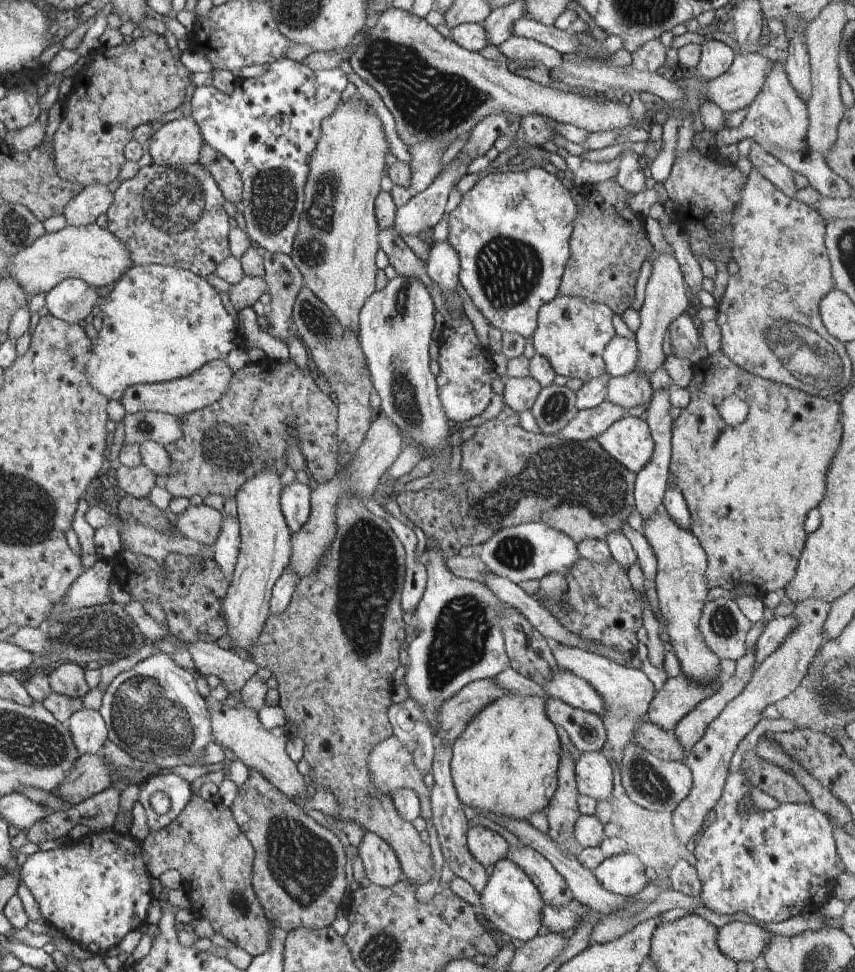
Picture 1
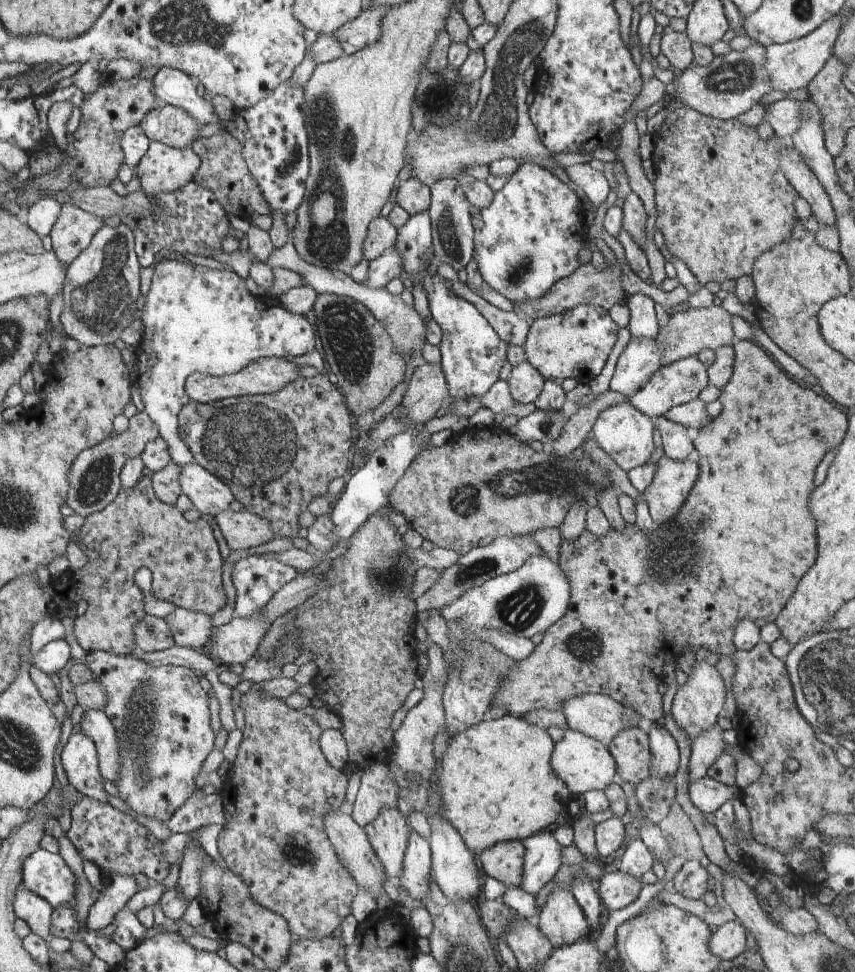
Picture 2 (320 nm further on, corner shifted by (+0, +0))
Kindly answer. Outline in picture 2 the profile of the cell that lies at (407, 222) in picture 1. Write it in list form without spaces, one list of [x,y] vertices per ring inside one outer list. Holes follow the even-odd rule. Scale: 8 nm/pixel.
[[[397,248],[386,249],[377,259],[369,261],[367,276],[360,284],[369,288],[384,288],[387,282],[400,278],[403,270],[403,258]]]

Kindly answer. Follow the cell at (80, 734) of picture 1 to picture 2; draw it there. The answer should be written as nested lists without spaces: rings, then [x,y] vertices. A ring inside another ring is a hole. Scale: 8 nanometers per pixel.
[[[82,731],[71,734],[61,750],[59,762],[70,786],[97,802],[107,802],[101,772],[98,771],[97,748],[89,735]]]

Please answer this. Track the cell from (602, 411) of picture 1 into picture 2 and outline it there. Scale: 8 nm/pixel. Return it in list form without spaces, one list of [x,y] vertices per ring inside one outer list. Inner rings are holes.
[[[694,356],[686,357],[669,365],[660,367],[649,381],[639,388],[629,399],[633,408],[637,408],[643,416],[648,418],[661,417],[669,408],[686,404],[697,399],[699,392],[707,385],[705,367]]]

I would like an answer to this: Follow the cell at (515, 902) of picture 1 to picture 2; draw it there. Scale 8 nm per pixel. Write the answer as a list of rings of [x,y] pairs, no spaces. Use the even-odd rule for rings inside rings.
[[[551,829],[534,833],[522,841],[524,852],[519,888],[535,896],[560,866],[560,845],[554,840]]]

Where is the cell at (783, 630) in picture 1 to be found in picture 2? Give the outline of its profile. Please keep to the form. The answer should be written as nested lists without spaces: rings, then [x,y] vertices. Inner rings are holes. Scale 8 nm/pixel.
[[[714,723],[711,724],[711,728],[707,726],[707,730],[699,732],[699,736],[690,740],[691,756],[689,756],[689,765],[687,766],[689,782],[704,778],[711,764],[714,764],[723,753],[725,742],[721,736],[722,732],[723,730]]]

